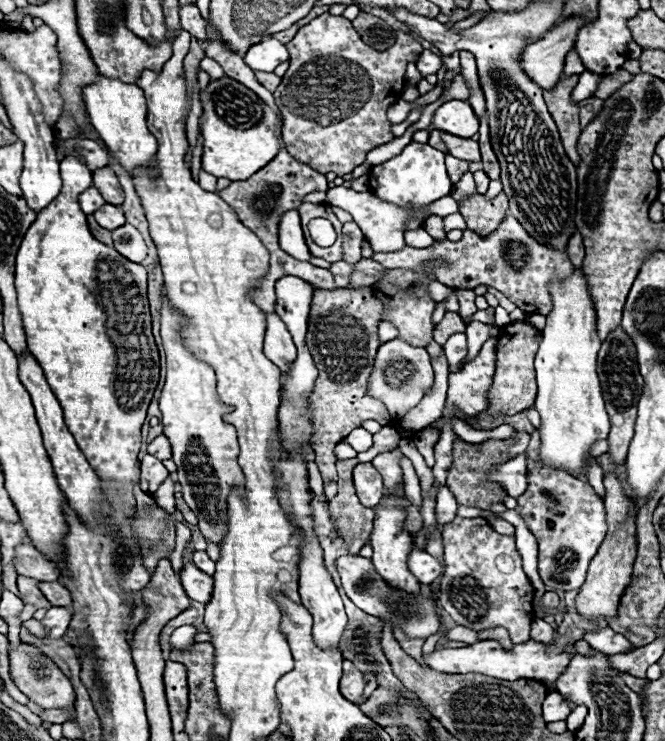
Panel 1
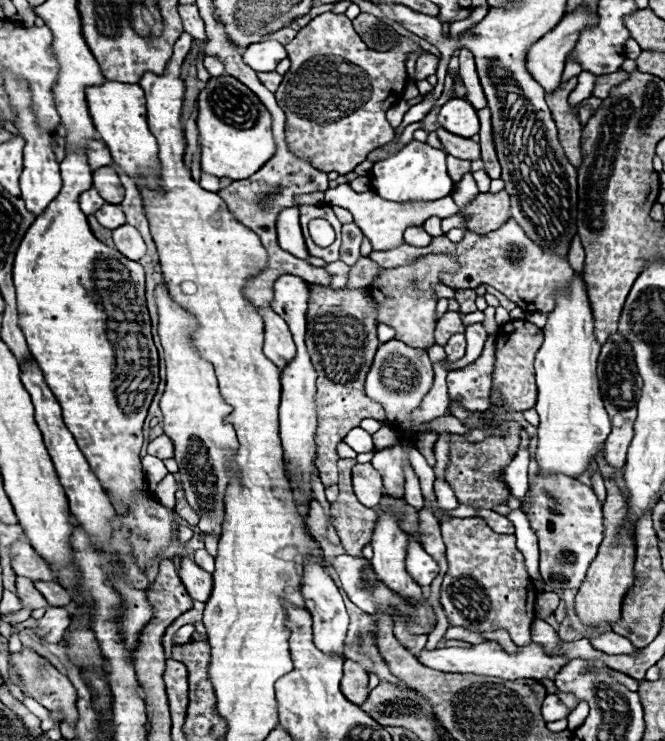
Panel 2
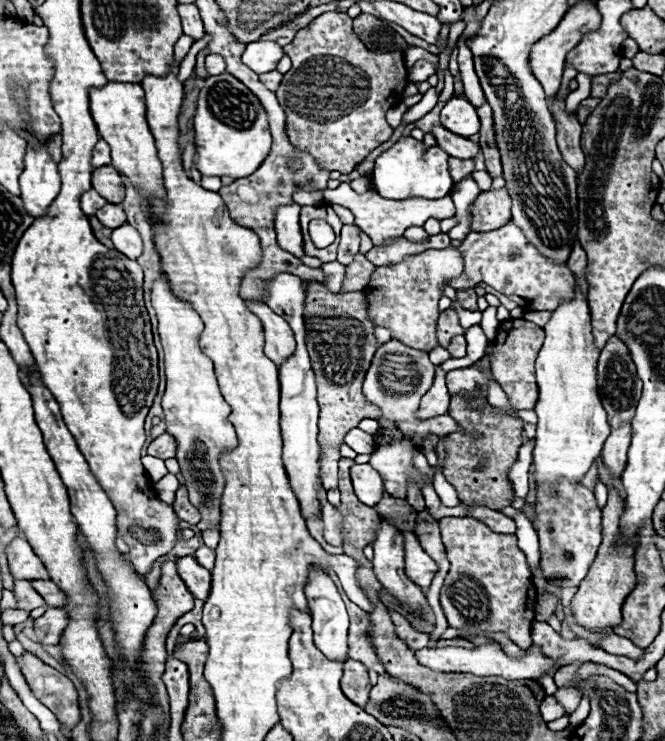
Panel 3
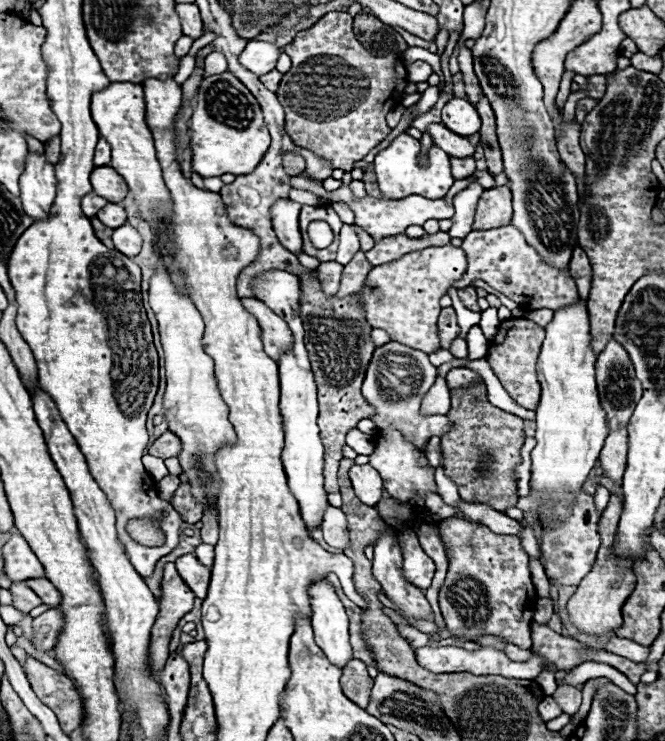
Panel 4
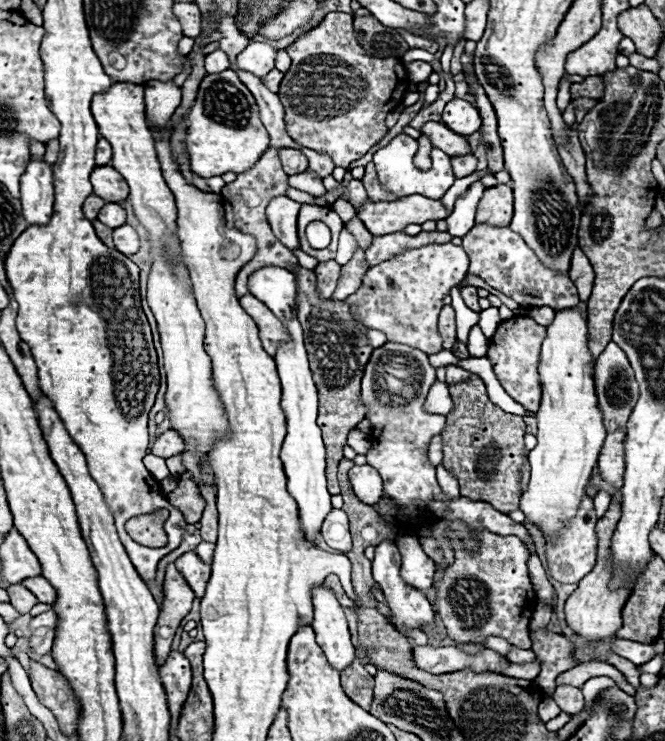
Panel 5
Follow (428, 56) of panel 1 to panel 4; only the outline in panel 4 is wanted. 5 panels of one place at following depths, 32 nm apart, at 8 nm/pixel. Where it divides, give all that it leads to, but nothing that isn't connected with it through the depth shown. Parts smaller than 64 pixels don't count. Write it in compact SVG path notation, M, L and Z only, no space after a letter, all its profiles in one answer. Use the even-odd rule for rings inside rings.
M414 62L414 64L406 66L406 70L408 70L408 80L414 82L414 84L418 84L418 82L426 82L428 76L432 74L430 64L426 64L426 62Z

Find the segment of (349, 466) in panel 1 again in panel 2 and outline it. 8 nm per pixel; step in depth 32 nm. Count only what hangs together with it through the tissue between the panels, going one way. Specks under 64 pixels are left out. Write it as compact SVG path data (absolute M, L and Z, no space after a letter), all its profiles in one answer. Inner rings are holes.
M352 458L338 460L340 496L338 496L338 502L332 504L332 512L336 516L336 530L342 538L342 546L346 550L346 554L364 558L362 548L372 542L378 512L362 506L358 502L358 498L354 496L352 478L350 478L350 470L354 464L356 464L356 460L352 460Z

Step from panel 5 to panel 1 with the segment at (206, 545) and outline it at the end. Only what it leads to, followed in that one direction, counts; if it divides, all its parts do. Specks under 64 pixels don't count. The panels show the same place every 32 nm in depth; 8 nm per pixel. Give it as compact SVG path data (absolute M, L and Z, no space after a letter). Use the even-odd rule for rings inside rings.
M198 550L198 552L194 552L194 556L192 556L192 562L200 568L200 570L204 570L206 574L214 574L214 562L210 560L210 556L204 552L204 550Z

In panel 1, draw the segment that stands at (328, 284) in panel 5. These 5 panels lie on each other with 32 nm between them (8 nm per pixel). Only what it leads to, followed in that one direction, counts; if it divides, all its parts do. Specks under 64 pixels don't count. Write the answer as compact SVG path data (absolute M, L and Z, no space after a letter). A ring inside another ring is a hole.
M334 262L334 264L330 264L330 272L334 274L334 282L336 282L336 286L338 288L346 288L348 286L348 282L350 282L350 274L352 274L352 264L346 264L346 262Z

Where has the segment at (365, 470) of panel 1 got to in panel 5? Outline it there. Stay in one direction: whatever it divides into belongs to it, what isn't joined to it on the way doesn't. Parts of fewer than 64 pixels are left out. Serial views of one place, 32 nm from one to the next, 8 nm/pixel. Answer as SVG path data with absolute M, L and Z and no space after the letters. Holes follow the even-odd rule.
M364 464L364 466L354 466L348 474L350 486L354 490L354 494L364 502L364 504L376 504L382 496L382 478L380 474Z

